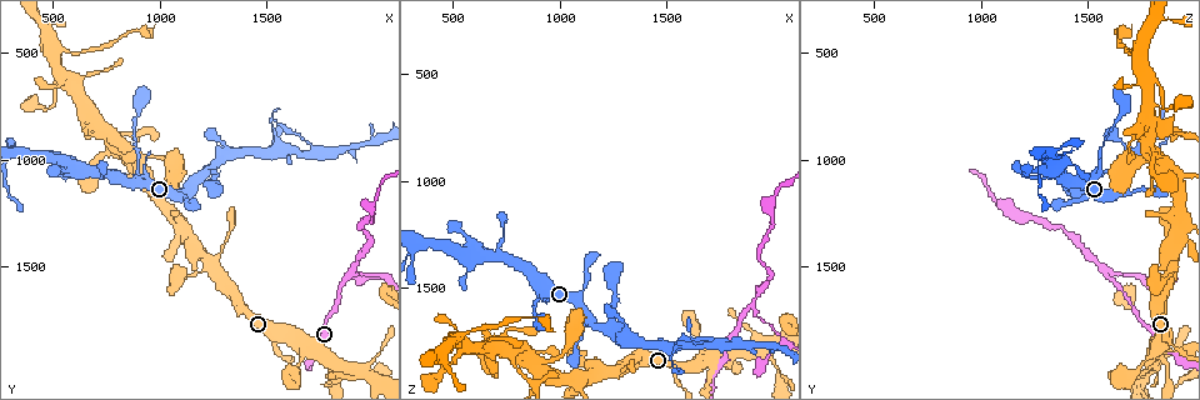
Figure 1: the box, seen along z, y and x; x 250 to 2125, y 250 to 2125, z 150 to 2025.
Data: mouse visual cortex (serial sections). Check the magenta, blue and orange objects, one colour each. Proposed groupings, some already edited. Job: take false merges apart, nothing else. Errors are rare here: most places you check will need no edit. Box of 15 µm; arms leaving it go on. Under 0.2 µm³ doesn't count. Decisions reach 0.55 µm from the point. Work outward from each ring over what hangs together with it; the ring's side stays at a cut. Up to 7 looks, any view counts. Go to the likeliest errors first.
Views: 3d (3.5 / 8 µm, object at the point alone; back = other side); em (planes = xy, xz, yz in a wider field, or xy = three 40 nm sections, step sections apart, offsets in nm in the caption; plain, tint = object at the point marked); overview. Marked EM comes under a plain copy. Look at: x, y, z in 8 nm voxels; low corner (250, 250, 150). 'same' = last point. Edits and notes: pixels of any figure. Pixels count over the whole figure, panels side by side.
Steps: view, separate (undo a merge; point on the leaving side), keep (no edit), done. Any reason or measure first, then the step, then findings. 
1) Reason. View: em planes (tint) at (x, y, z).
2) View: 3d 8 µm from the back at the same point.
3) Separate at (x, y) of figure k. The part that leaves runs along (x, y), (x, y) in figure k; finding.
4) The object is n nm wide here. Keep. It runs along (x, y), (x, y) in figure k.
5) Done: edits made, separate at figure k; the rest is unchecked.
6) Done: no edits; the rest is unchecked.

Looks like a crossing. View: 3d 8 µm at (1740, 1900, 1800).

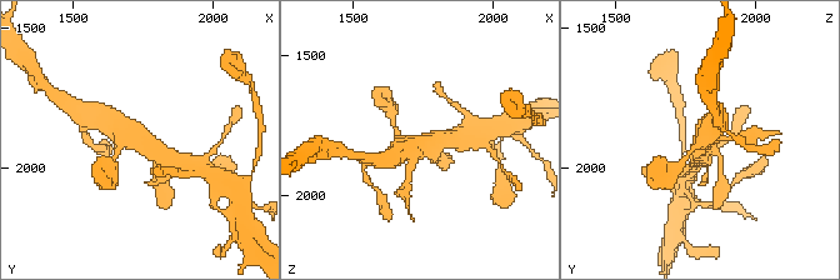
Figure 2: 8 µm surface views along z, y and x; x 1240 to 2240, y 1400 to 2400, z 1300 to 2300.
Zoom in. View: 3d 3.5 µm at (1740, 1900, 1820).

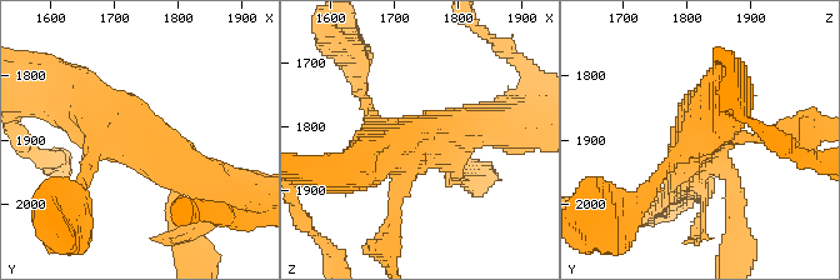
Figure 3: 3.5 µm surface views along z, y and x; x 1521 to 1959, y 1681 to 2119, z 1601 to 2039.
Now the EM. View: em xy step 1 (tint) at (1740, 1905, 1810).

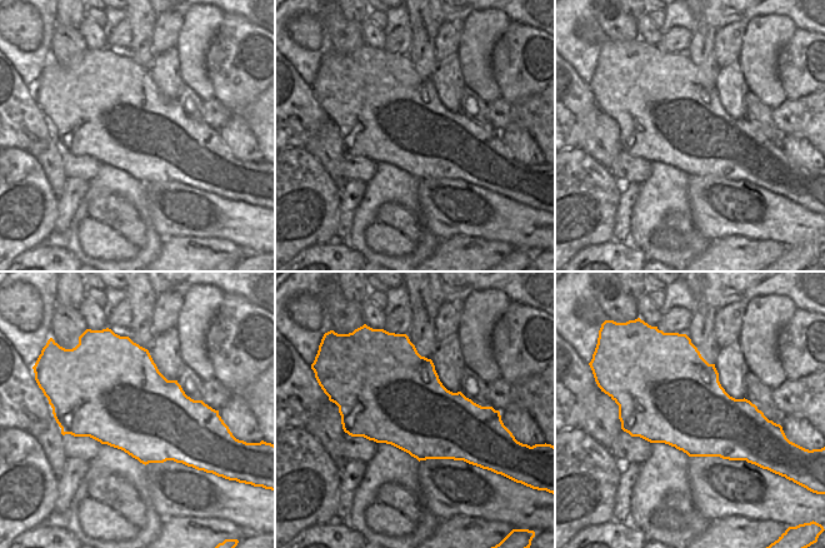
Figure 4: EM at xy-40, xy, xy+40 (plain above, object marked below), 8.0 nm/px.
Keep. It runs along (51, 99), (90, 110), (190, 169) in figure 3; all the same cell.

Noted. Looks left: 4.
A narrow waist. View: 3d 3.5 µm at (900, 1020, 1560).

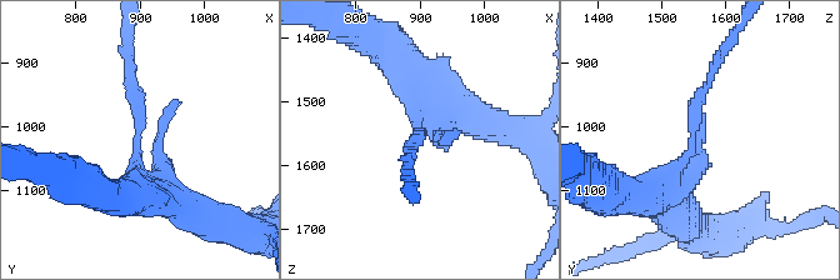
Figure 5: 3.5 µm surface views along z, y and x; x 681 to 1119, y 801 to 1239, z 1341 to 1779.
The arms are 150, 350 nm wide; shape alone is not enough. View: em xy step 1 (tint) at (895, 1010, 1550).

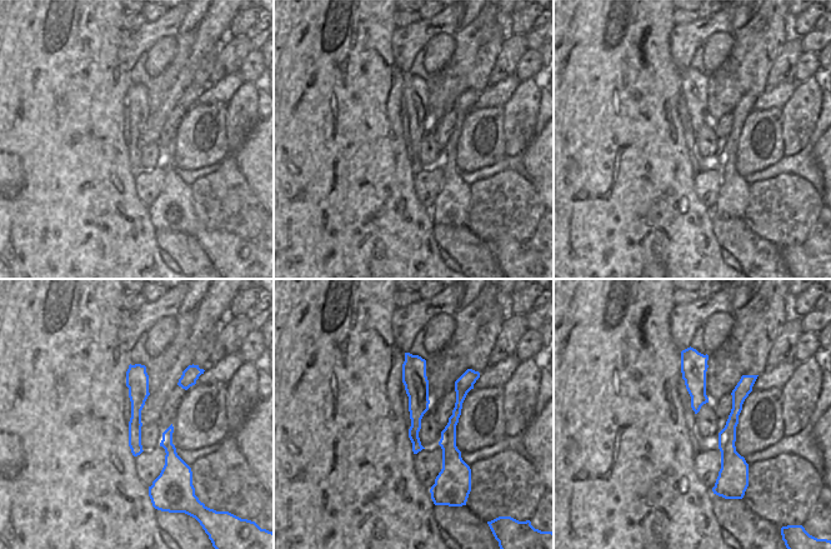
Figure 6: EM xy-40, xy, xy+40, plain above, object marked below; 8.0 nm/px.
Keep. All the same cell.

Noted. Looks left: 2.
Two arms in line, one across. View: em xy step 2 (tint) at (1910, 1520, 1580).

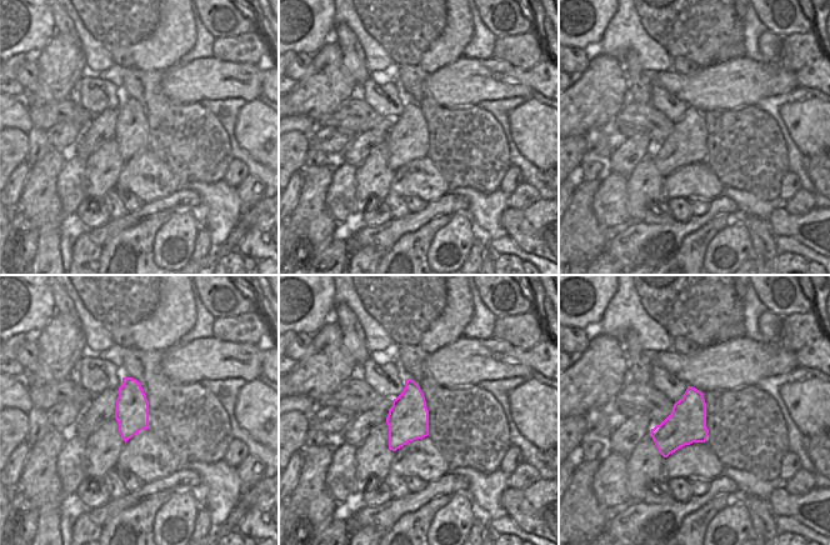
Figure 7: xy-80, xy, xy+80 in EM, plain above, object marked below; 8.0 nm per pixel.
Wider look. View: 3d 3.5 µm at the same point.

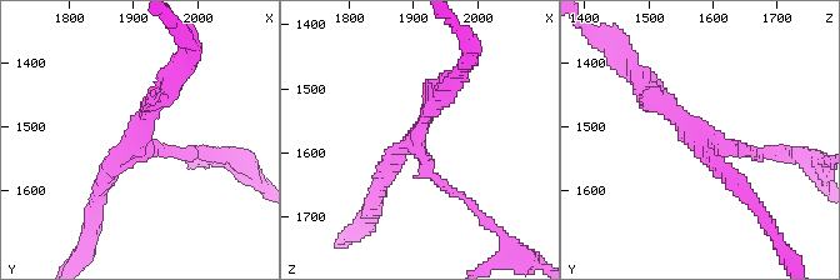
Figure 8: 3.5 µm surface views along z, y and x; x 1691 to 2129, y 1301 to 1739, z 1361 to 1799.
3 arms meet here; the arms are 150, 200, 200 nm wide. Keep. It runs along (755, 204), (653, 89) in figure 8; one cell here.

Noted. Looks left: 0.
Done: no edits; the rest is unchecked.

